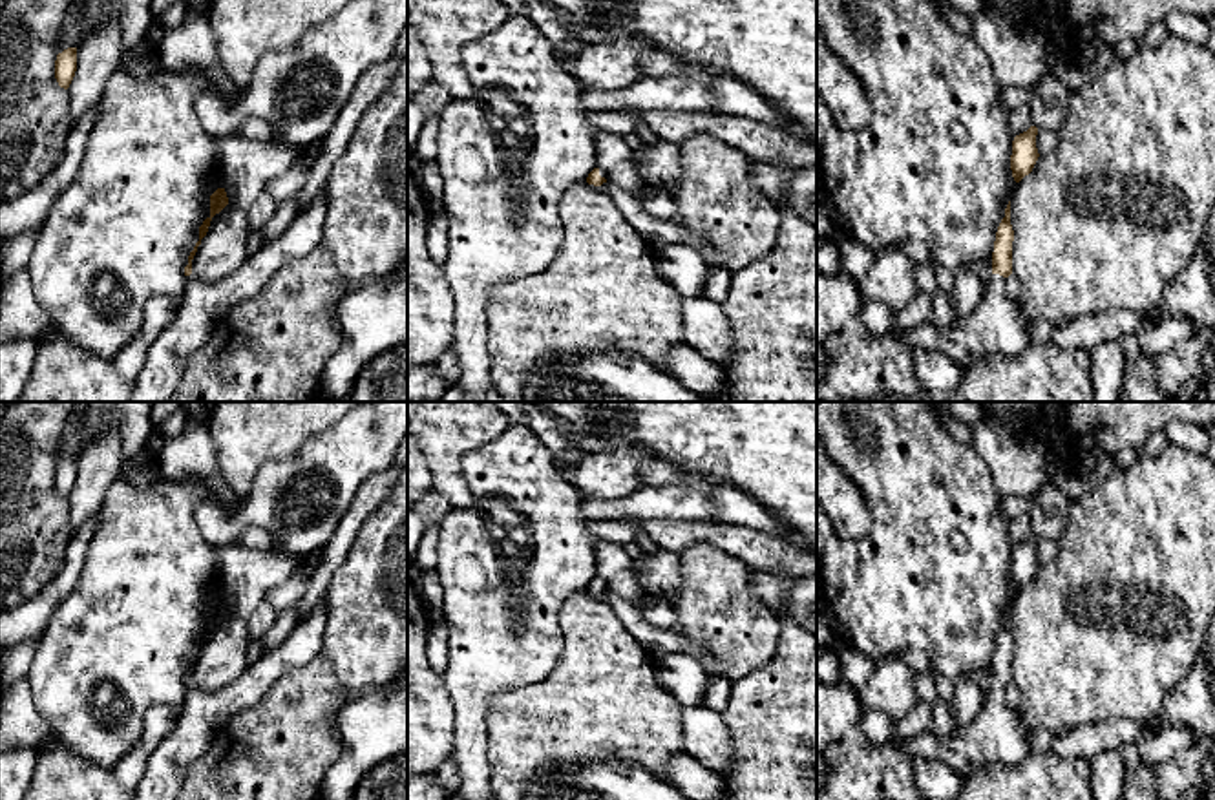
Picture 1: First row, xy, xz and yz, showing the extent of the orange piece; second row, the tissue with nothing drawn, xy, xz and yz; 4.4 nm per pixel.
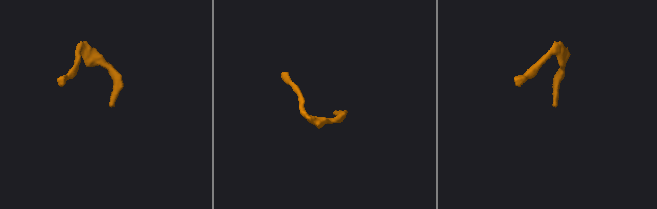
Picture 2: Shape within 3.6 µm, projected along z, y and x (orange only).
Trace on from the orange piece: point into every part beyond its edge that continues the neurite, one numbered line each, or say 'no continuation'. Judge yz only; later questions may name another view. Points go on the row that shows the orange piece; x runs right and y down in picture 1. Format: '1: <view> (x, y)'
1: yz (996, 326)

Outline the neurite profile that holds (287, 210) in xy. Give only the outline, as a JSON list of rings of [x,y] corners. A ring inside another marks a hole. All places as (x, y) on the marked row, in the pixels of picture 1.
[[[296,197],[278,203],[274,216],[261,230],[263,239],[270,241],[281,236],[291,226],[291,223],[301,214],[301,210],[303,206],[298,203]]]

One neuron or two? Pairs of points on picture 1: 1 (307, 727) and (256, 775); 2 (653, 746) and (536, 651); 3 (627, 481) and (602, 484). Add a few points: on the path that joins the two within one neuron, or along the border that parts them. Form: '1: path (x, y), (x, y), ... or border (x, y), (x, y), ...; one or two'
1: path (295, 736), (269, 762); one
2: border (559, 623), (556, 667), (517, 687); two
3: path (622, 481), (607, 481); one

